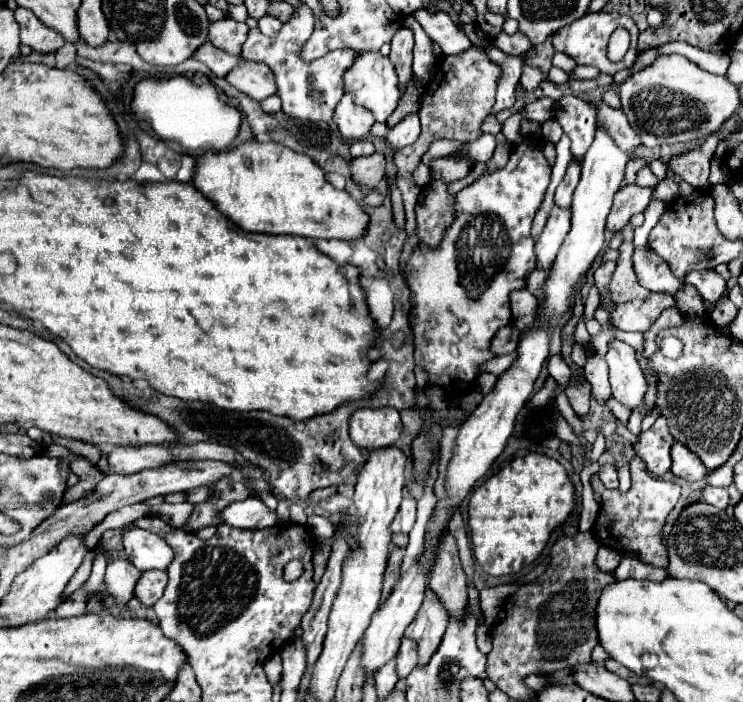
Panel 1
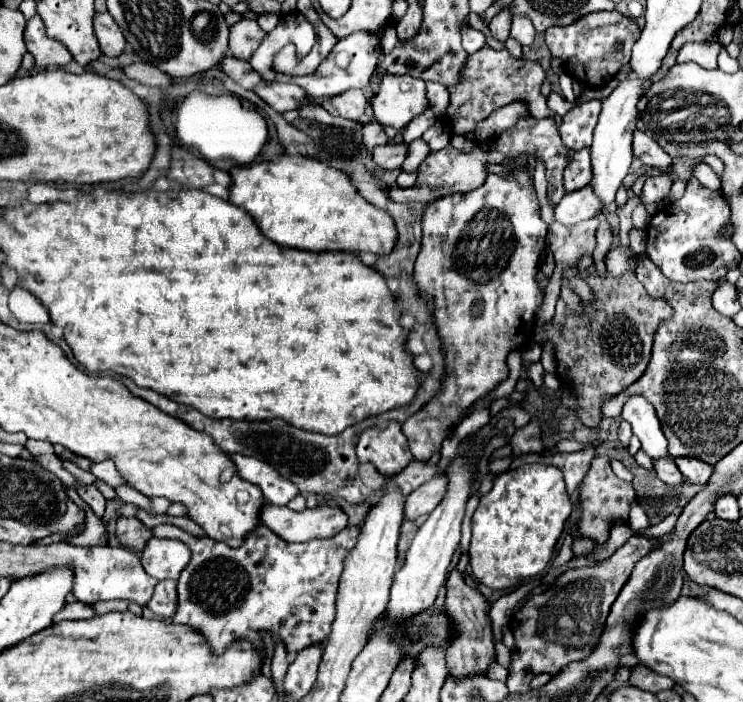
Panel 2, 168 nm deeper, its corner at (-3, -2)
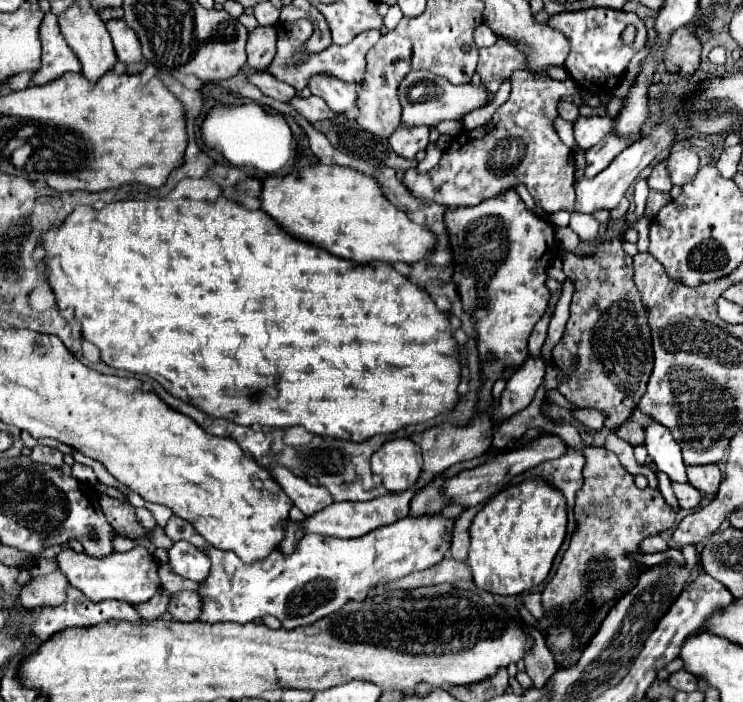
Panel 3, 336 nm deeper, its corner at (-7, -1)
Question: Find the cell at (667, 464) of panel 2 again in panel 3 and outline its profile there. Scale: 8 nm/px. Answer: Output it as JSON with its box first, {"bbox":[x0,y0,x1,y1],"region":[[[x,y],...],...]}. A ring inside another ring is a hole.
{"bbox":[673,482,703,510],"region":[[[673,482],[673,490],[675,490],[675,496],[677,496],[681,508],[693,510],[693,508],[699,506],[699,502],[701,502],[701,498],[703,498],[703,496],[699,494],[699,490],[695,490],[691,484],[675,484],[675,482]]]}

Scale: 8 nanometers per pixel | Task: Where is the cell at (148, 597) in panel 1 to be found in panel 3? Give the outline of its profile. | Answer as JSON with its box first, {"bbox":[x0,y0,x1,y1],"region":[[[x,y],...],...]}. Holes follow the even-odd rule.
{"bbox":[169,592,203,622],"region":[[[177,592],[169,604],[169,614],[179,622],[195,622],[203,612],[203,598],[197,592]]]}

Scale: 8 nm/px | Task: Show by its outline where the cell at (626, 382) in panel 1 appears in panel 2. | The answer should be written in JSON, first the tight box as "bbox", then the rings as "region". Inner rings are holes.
{"bbox":[621,395,667,459],"region":[[[631,395],[623,405],[621,417],[631,423],[633,433],[641,441],[641,449],[651,457],[659,459],[667,455],[667,439],[661,431],[655,407],[643,395]]]}

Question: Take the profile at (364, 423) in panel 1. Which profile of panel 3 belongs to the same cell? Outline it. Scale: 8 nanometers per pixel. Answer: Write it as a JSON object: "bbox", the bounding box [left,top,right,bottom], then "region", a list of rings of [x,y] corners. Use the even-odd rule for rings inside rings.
{"bbox":[371,438,421,492],"region":[[[409,438],[389,440],[373,454],[371,470],[389,492],[403,492],[421,474],[421,448]]]}

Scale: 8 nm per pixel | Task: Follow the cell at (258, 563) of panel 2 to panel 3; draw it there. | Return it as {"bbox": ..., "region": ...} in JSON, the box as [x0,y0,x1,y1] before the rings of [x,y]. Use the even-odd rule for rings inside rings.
{"bbox":[165,514,455,630],"region":[[[423,514],[423,516],[407,516],[395,524],[381,526],[379,530],[373,530],[371,534],[365,534],[363,538],[331,538],[321,534],[305,534],[299,546],[291,556],[281,554],[279,550],[273,550],[267,558],[243,564],[235,554],[225,550],[215,550],[203,536],[195,532],[195,528],[189,522],[183,522],[179,516],[171,516],[165,534],[169,538],[183,538],[191,542],[195,548],[203,548],[207,556],[211,558],[211,574],[205,584],[201,584],[201,596],[203,596],[203,614],[201,622],[237,622],[247,624],[253,620],[261,620],[265,614],[273,614],[281,620],[283,628],[293,630],[297,626],[307,626],[319,618],[325,618],[331,612],[337,612],[349,598],[365,598],[367,592],[373,586],[379,586],[383,582],[391,582],[397,578],[403,578],[415,570],[425,570],[435,564],[439,564],[451,546],[451,532],[455,528],[453,518],[443,518],[441,514]]]}

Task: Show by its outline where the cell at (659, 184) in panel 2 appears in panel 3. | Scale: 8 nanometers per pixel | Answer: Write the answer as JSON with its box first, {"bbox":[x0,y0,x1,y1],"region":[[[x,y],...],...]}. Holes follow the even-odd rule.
{"bbox":[649,160,671,192],"region":[[[663,160],[663,162],[659,162],[655,168],[653,168],[653,172],[651,172],[651,176],[649,176],[649,188],[651,190],[657,190],[657,192],[669,192],[671,190],[671,178],[669,178],[669,174],[667,174],[667,160]]]}

